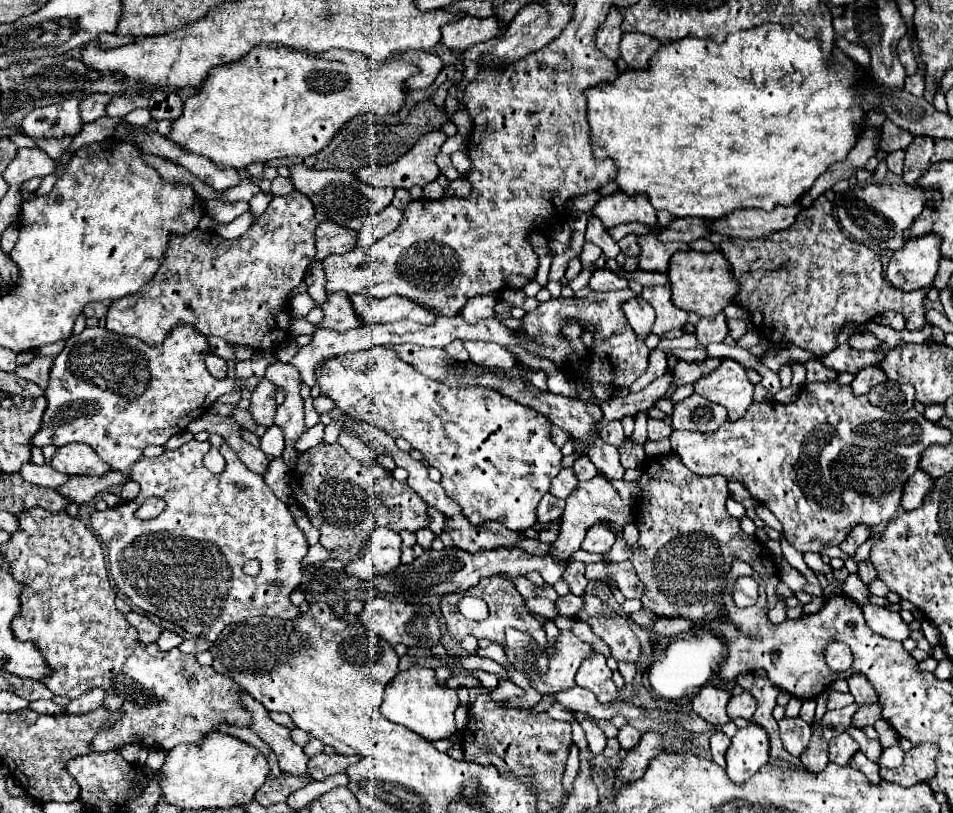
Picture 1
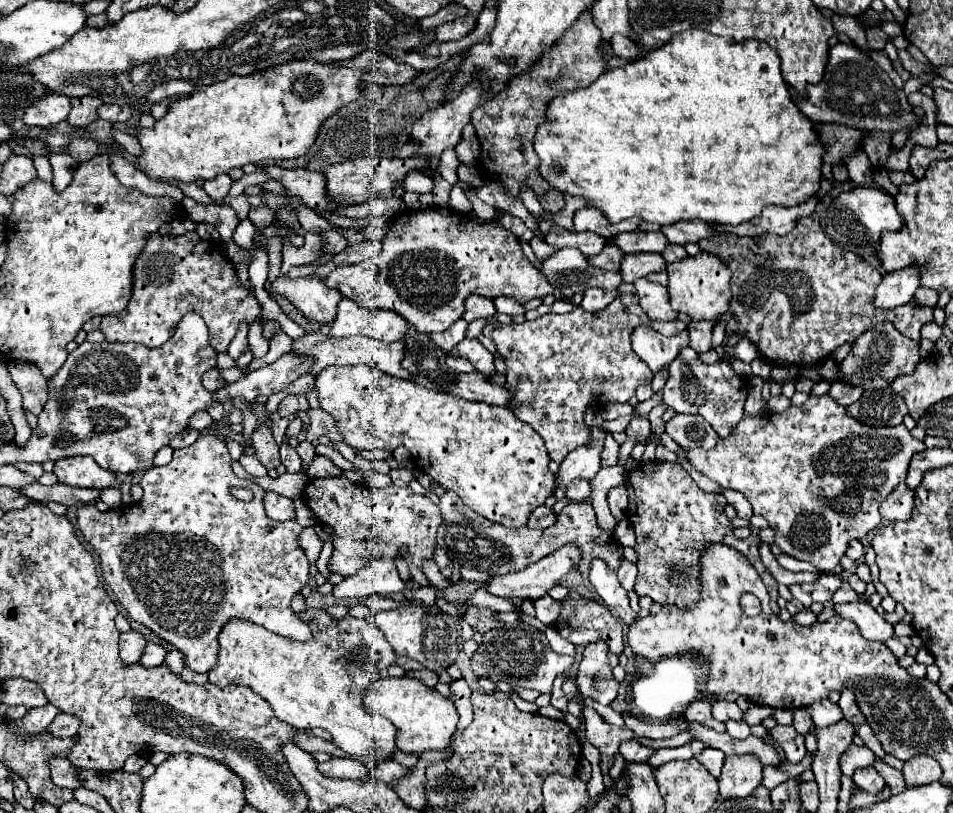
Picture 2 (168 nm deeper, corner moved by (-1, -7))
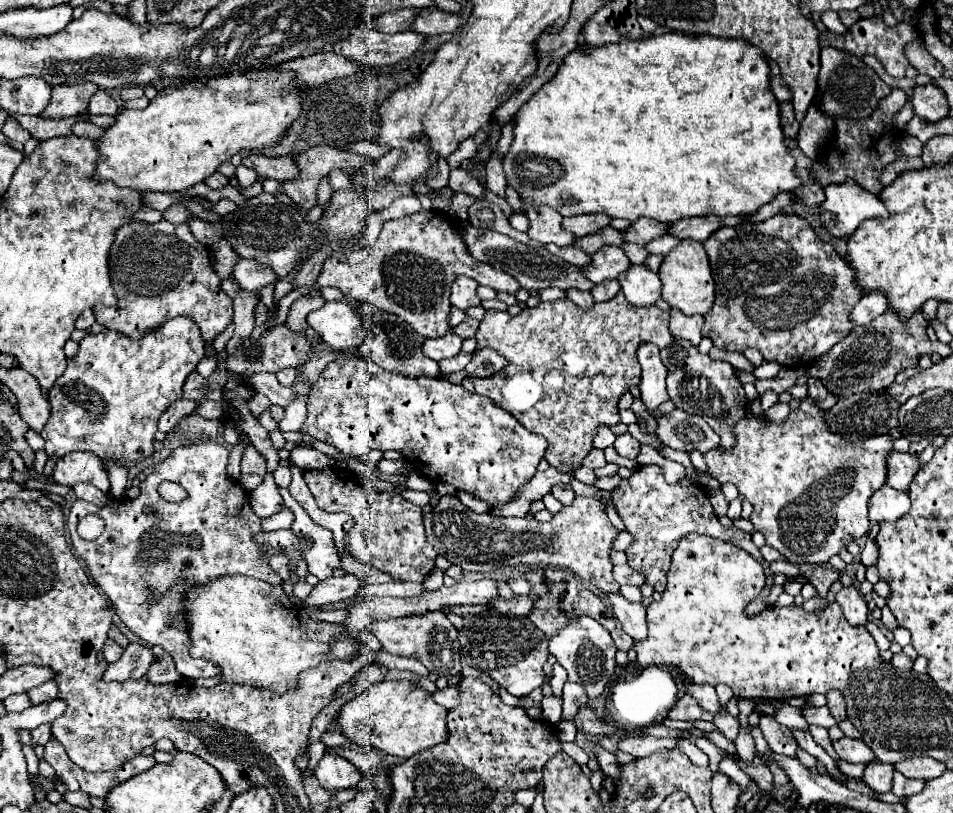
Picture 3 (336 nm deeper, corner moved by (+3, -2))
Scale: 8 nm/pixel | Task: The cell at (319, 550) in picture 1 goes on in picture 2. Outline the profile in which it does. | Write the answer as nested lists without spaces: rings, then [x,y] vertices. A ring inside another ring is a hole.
[[[312,527],[302,529],[302,533],[298,537],[298,543],[300,543],[302,551],[306,553],[308,561],[314,563],[318,559],[318,555],[320,555],[320,549],[322,549],[322,539],[318,537],[318,533]]]

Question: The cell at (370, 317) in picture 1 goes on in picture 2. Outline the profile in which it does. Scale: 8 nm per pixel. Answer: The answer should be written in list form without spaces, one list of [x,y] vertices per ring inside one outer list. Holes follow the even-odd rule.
[[[348,299],[338,303],[338,313],[326,327],[332,337],[364,335],[384,343],[398,341],[408,333],[408,323],[394,311],[370,311]]]

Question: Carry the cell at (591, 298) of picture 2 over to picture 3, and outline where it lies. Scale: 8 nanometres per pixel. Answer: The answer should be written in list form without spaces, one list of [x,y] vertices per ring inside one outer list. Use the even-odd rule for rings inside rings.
[[[566,290],[568,298],[574,300],[574,304],[578,304],[580,308],[592,308],[594,306],[594,296],[592,292],[582,292],[582,290]]]

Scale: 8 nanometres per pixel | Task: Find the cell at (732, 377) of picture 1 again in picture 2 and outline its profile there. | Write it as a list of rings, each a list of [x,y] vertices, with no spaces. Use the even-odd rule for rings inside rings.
[[[690,347],[680,349],[680,355],[670,365],[668,381],[662,389],[662,403],[676,413],[702,415],[720,437],[728,437],[736,423],[744,417],[744,403],[748,397],[748,383],[734,373],[730,363],[718,361],[706,365],[696,357],[696,351]]]

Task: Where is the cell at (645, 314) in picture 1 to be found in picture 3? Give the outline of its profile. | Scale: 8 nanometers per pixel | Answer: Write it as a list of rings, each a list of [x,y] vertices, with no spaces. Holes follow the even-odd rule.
[[[644,342],[638,348],[638,362],[642,366],[642,400],[652,414],[654,408],[662,402],[668,400],[666,392],[666,376],[668,376],[668,366],[660,358],[660,348],[652,342]]]

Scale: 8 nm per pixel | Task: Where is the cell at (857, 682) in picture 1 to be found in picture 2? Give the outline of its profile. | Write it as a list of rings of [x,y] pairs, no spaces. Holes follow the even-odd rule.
[[[842,689],[842,691],[840,691],[840,701],[838,701],[838,705],[840,705],[840,709],[842,709],[842,713],[844,713],[844,719],[846,719],[848,723],[852,723],[852,725],[862,725],[862,723],[866,721],[864,715],[860,713],[860,709],[858,709],[858,705],[856,705],[854,695],[852,695],[850,689]]]

